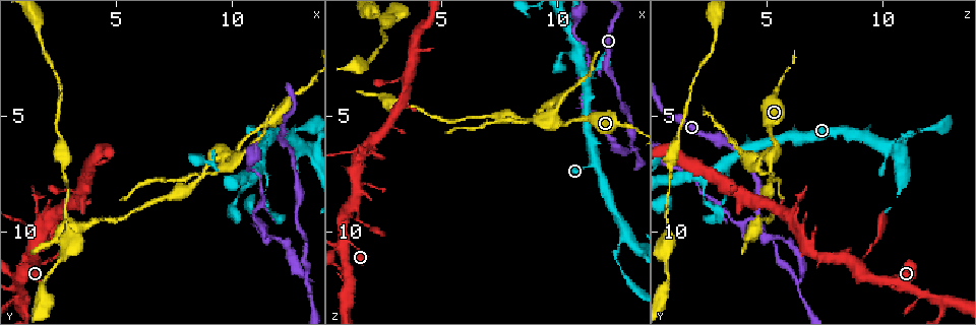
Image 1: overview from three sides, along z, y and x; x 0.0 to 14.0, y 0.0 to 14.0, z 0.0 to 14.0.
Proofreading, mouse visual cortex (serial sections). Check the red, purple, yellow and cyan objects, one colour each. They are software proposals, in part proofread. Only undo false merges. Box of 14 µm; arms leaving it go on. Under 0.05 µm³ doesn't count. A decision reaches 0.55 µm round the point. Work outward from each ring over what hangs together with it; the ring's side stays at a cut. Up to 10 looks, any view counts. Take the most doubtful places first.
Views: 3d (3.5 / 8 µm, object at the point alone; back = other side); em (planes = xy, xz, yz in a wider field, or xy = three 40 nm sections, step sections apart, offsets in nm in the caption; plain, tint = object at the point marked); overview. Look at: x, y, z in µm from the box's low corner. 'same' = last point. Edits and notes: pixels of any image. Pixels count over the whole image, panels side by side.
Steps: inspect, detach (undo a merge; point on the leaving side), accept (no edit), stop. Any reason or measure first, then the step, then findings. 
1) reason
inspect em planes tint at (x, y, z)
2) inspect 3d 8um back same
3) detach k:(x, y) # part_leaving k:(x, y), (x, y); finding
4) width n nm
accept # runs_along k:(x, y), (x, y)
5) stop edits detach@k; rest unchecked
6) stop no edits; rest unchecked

three arms meet
inspect 3d 3.5um at (8.9, 7.5, 5.2)

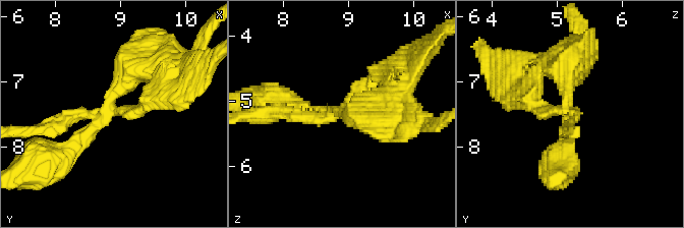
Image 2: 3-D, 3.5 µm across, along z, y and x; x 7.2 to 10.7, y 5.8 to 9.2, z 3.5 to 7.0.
arms 3; arm_widths 200, 200, 500 nm
inspect em planes tint at (8.80, 7.45, 5.20)

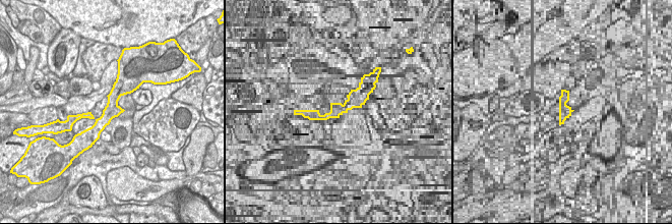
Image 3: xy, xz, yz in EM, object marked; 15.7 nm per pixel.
accept # runs_along 2:(152, 64), (57, 161); one cell here

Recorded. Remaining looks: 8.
thick turns thin
inspect 3d 3.5um at (13.3, 12.1, 6.4)

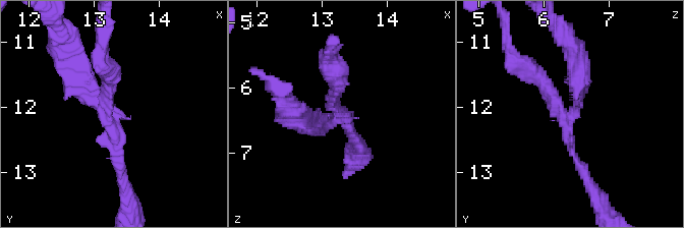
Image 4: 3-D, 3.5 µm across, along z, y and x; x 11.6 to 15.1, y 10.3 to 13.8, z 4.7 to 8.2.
need the tissue
inspect em xy step 1 plain at (13.25, 12.15, 6.35)

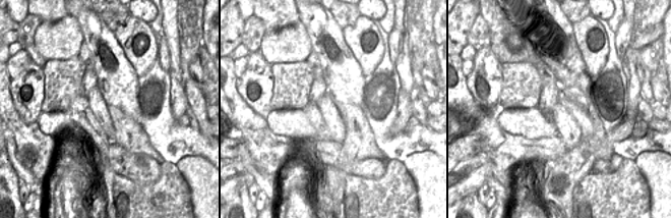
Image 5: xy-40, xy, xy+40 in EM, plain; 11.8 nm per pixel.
inspect em xy step 1 tint same

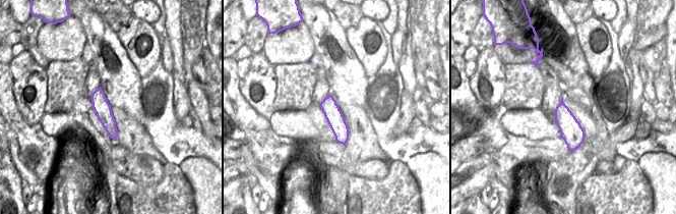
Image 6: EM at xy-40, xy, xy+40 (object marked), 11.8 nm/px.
arm_widths 150, 250, 300 nm
detach 4:(76, 80) # a second cell is stuck on

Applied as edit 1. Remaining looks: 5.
redraw
inspect overview

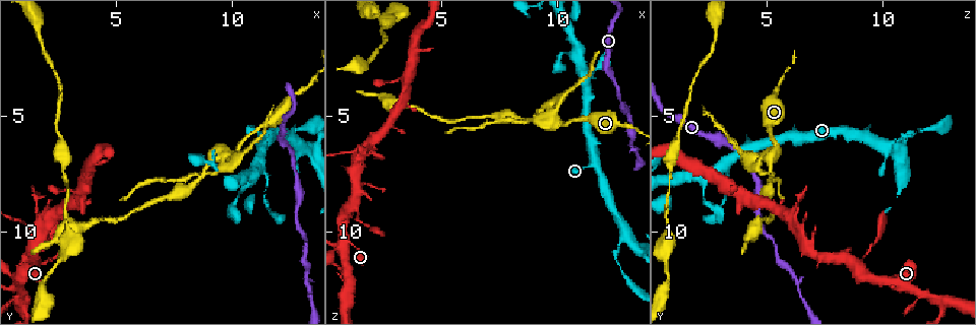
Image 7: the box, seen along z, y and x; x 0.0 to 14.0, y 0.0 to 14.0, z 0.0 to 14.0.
arms part here
inspect 3d 8um at (11.3, 7.4, 3.3)

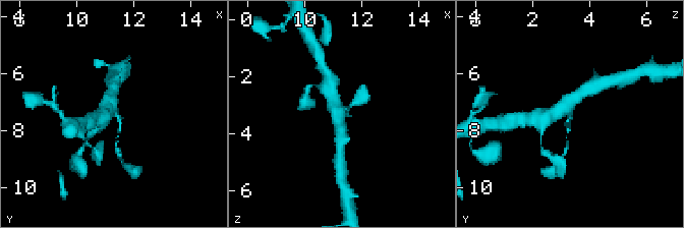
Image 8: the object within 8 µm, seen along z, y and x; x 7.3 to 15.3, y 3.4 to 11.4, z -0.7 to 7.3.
arms 3; arm_widths 150, 400, 500 nm
inspect em xy step 2 tint at (11.3, 7.3, 3.3)

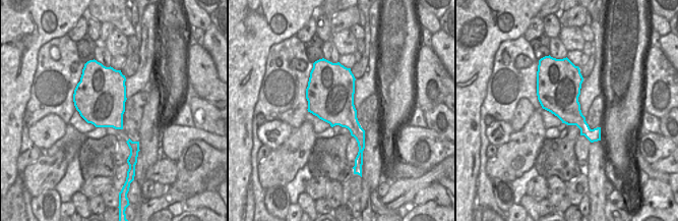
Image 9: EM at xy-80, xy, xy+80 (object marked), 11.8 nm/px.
accept # runs_along 8:(587, 87), (561, 110), (544, 119); continuous, no second cell

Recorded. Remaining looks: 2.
sudden change in width
inspect 3d 8um at (1.9, 10.3, 9.8)

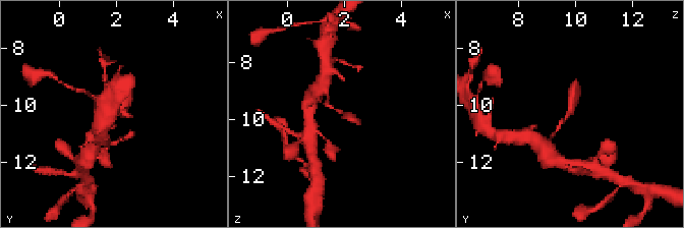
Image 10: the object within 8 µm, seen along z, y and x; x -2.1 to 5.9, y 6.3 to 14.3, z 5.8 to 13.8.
arm_widths 150, 300 nm; need the tissue
inspect em planes tint at (1.9, 10.2, 9.7)

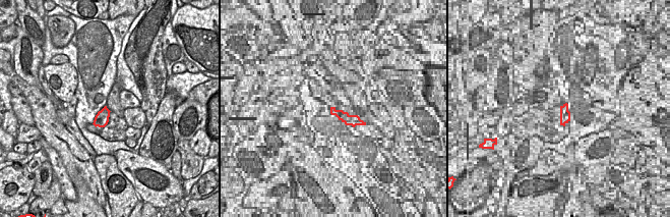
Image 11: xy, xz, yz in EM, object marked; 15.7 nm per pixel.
width 220 nm
accept # runs_along 10:(100, 131), (120, 108), (123, 84); one cell here

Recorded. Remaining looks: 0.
stop edits detach@4; rest unchecked

